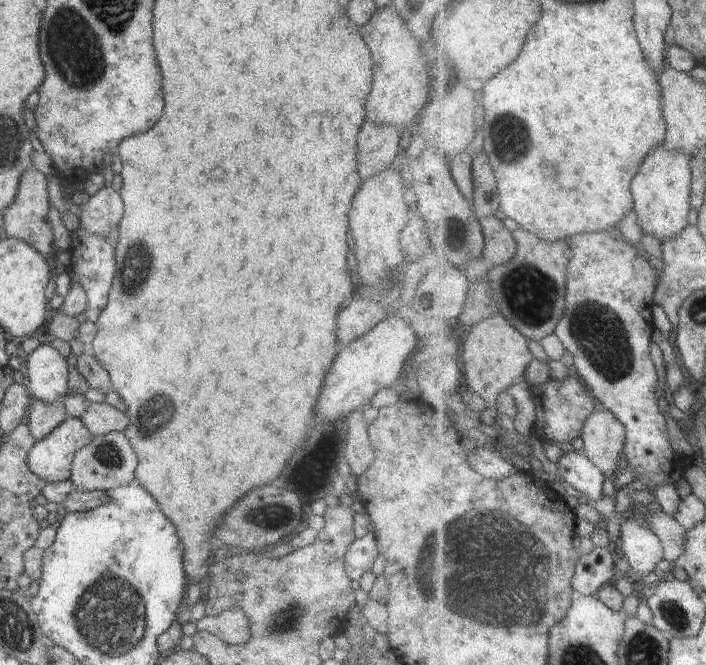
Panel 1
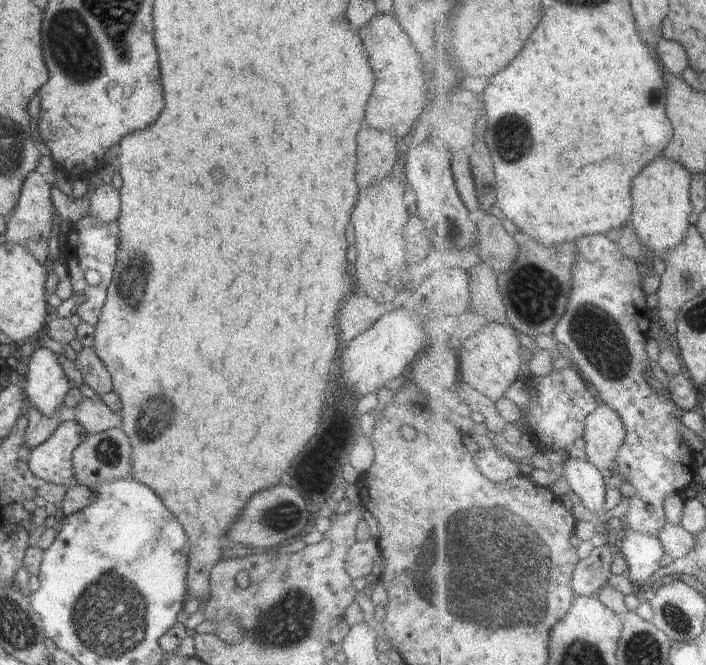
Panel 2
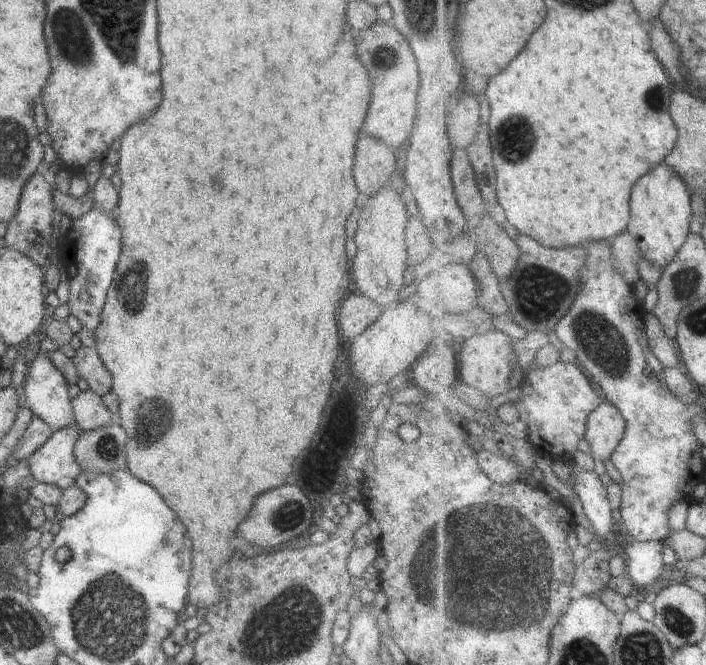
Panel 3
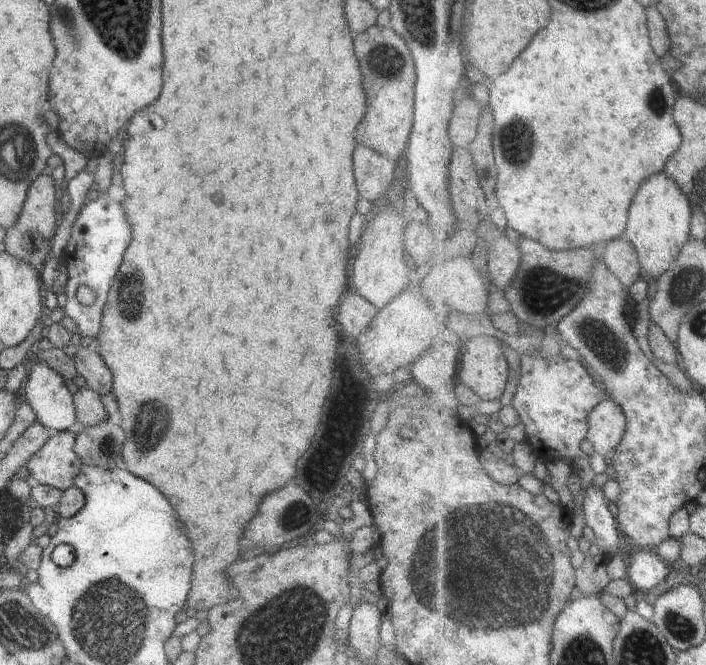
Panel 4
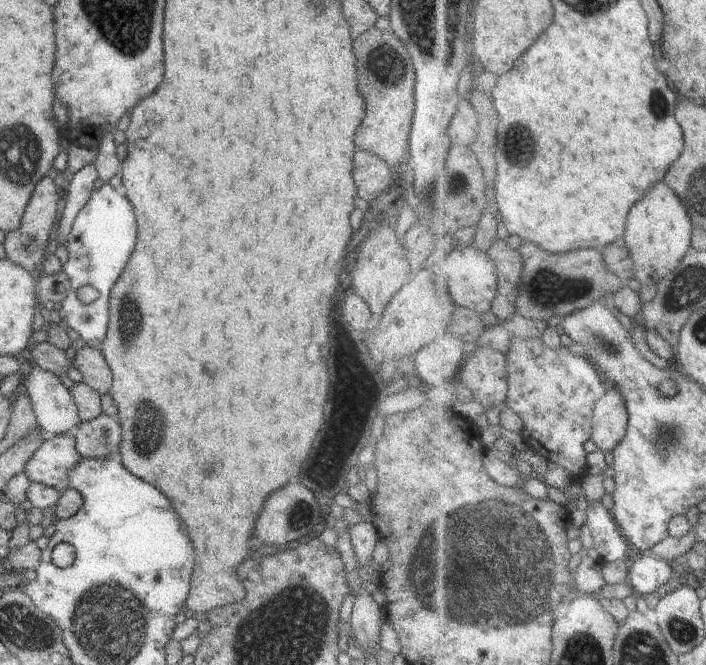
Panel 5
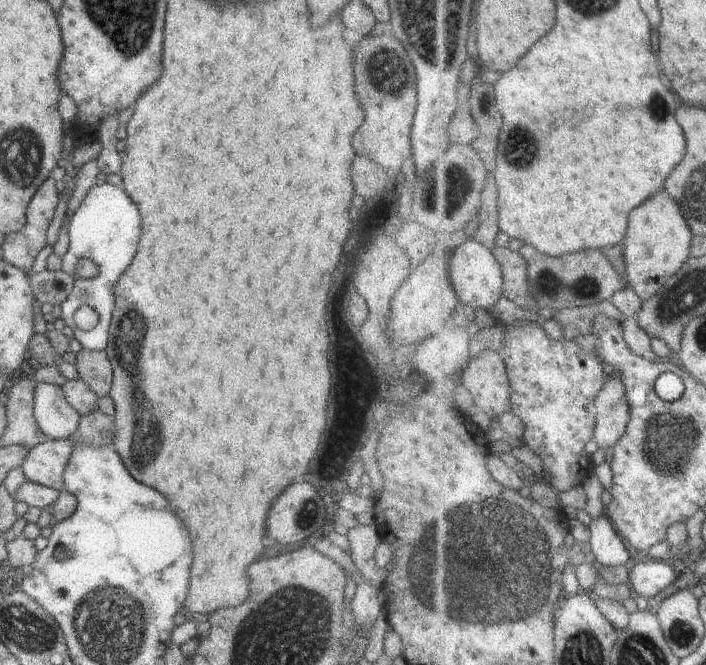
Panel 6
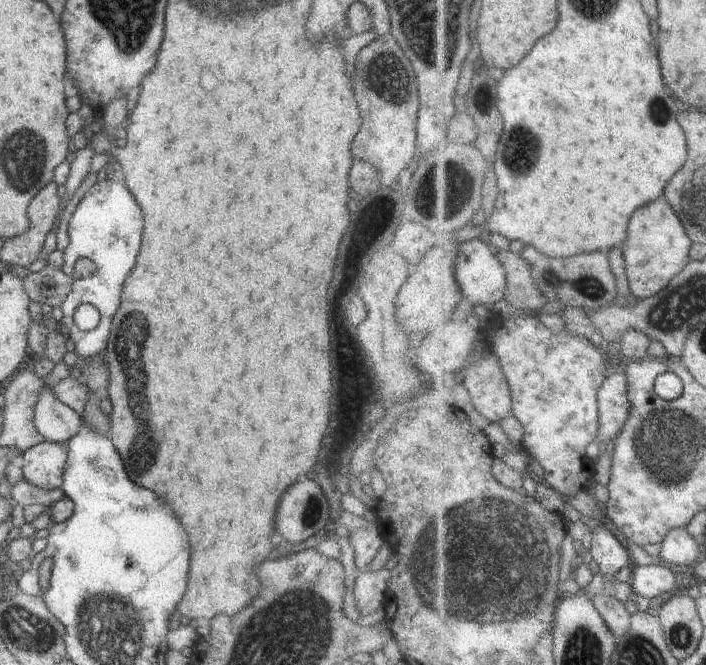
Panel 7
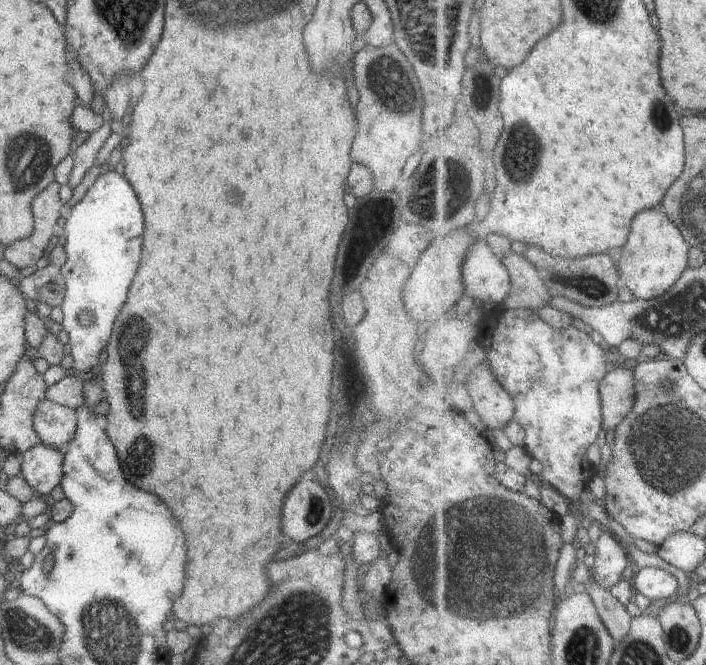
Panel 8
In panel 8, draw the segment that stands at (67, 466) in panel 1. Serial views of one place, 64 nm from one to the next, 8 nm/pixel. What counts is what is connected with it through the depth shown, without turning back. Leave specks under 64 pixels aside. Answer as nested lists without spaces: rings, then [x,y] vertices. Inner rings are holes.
[[[40,443],[23,452],[20,464],[22,478],[45,499],[61,484],[63,454],[54,447]]]

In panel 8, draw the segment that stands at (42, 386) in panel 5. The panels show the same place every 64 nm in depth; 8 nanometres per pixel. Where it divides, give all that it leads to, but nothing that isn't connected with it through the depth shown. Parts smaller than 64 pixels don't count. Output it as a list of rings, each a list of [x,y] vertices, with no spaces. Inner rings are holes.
[[[44,398],[33,414],[33,427],[42,443],[64,454],[77,429],[77,412]]]

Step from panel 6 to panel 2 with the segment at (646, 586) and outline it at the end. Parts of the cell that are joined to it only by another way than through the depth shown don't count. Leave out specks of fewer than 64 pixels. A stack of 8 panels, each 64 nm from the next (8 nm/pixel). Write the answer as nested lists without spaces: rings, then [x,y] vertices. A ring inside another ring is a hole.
[[[625,525],[618,540],[618,546],[621,547],[629,562],[627,575],[637,587],[645,586],[648,578],[664,570],[660,566],[667,550],[658,535],[647,535]]]

